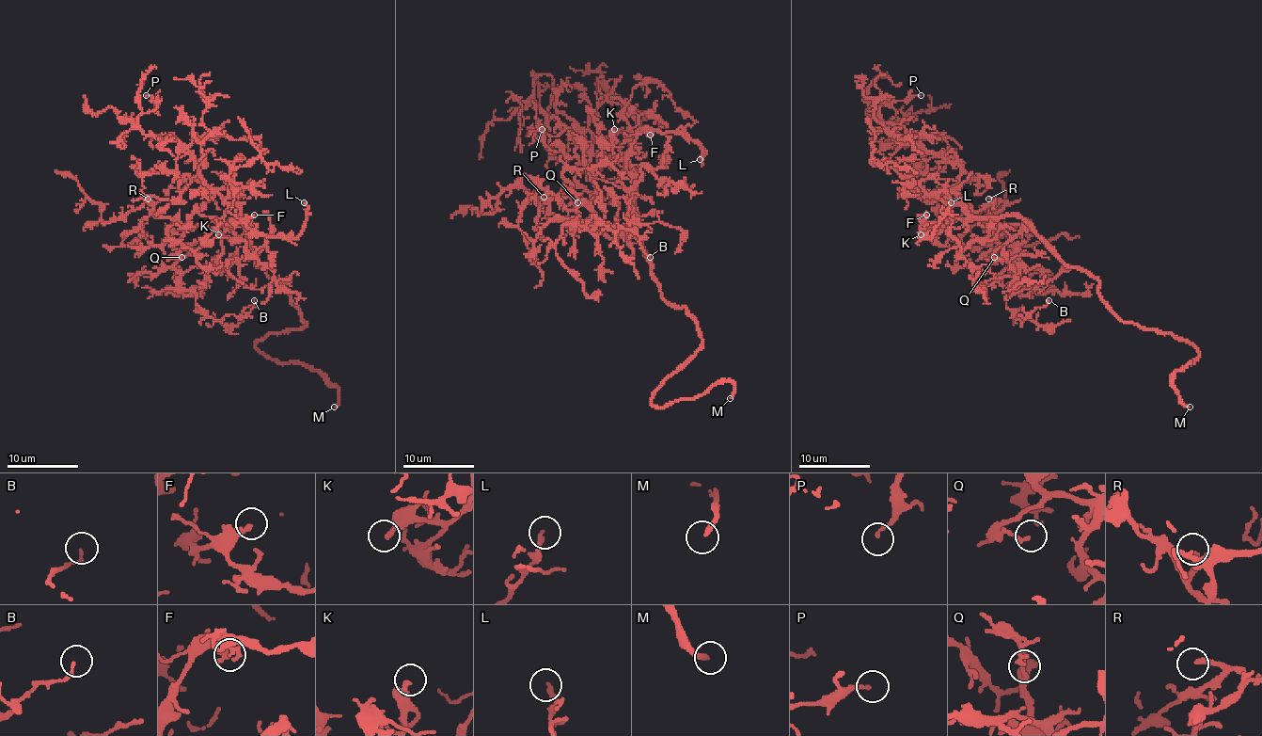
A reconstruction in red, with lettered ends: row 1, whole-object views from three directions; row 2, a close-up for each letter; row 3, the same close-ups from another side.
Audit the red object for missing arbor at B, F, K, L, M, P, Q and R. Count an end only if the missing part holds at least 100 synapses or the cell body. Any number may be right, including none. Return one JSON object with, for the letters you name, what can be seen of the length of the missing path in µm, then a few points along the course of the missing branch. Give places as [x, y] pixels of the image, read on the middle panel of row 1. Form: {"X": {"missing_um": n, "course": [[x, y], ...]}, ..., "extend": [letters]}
{"M": {"missing_um": 5}, "R": {"missing_um": 25, "course": [[544, 197], [544, 189], [532, 179], [526, 163], [518, 155], [510, 153], [490, 177], [494, 197], [502, 207]]}, "extend": ["M", "R"]}

